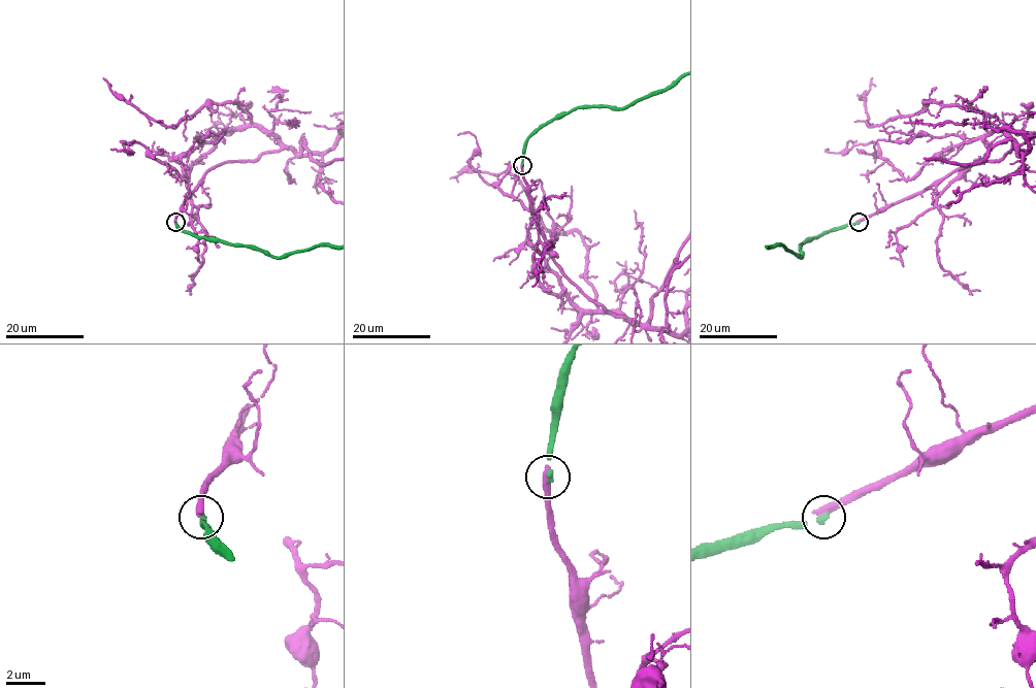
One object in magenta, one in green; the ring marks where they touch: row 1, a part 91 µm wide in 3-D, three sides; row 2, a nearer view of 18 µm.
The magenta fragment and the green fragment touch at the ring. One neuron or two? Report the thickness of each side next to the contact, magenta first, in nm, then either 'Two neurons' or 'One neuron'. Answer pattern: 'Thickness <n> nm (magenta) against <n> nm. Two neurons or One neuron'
Thickness 440 nm (magenta) against 240 nm. Two neurons

